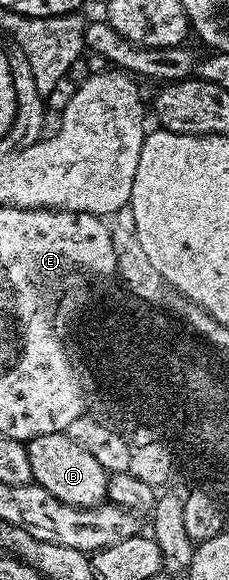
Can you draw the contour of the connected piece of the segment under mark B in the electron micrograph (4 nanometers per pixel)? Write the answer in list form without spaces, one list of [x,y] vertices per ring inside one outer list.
[[[68,433],[35,436],[27,445],[33,482],[43,487],[51,496],[72,506],[100,506],[106,501],[109,474],[99,464],[99,460],[95,460],[95,456],[87,452],[87,448],[75,444]]]

